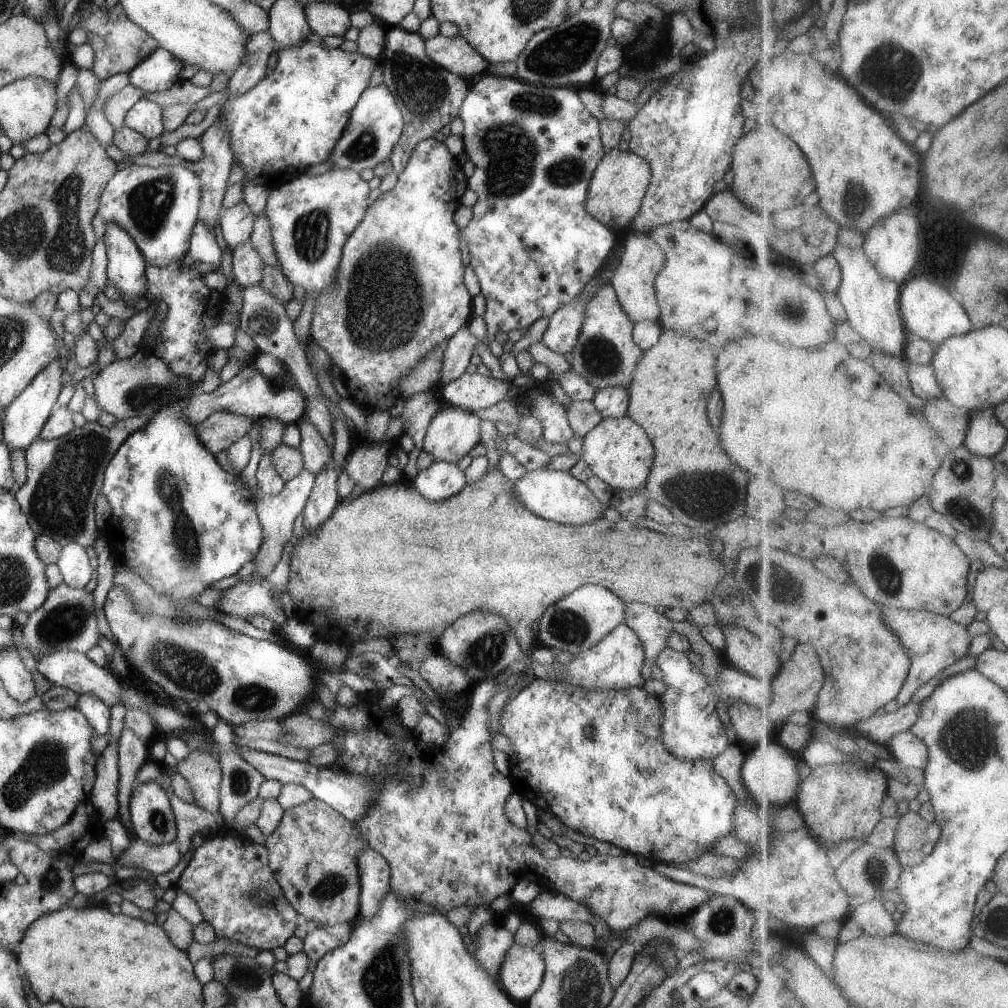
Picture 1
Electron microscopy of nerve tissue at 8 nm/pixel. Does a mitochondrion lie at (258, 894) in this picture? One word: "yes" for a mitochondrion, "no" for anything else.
yes

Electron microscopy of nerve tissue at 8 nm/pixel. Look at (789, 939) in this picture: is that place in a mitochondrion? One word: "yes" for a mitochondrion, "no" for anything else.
no

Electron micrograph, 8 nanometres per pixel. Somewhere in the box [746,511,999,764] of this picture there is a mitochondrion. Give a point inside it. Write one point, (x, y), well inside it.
(887, 576)

